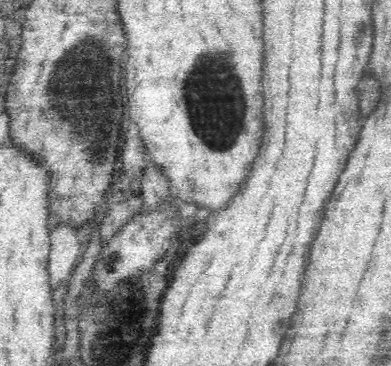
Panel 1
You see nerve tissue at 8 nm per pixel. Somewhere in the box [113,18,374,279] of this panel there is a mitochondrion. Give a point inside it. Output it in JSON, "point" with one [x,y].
{"point":[216,108]}

